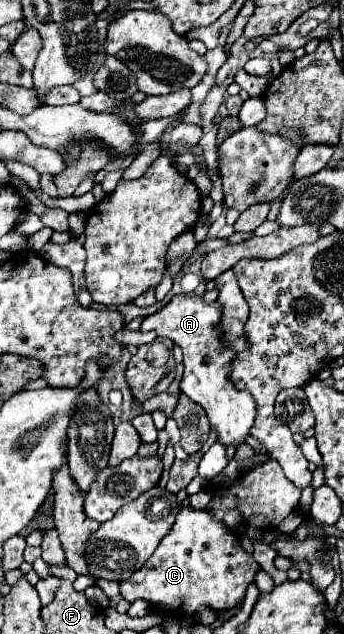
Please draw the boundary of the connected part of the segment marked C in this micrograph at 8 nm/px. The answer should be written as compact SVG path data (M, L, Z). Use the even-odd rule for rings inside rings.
M185 506L177 514L171 532L145 562L143 570L121 582L121 596L127 602L143 598L169 614L197 612L201 604L207 604L217 612L225 612L241 604L245 590L257 572L259 564L243 550L239 538L229 532L223 522L215 520L207 510L193 510Z

